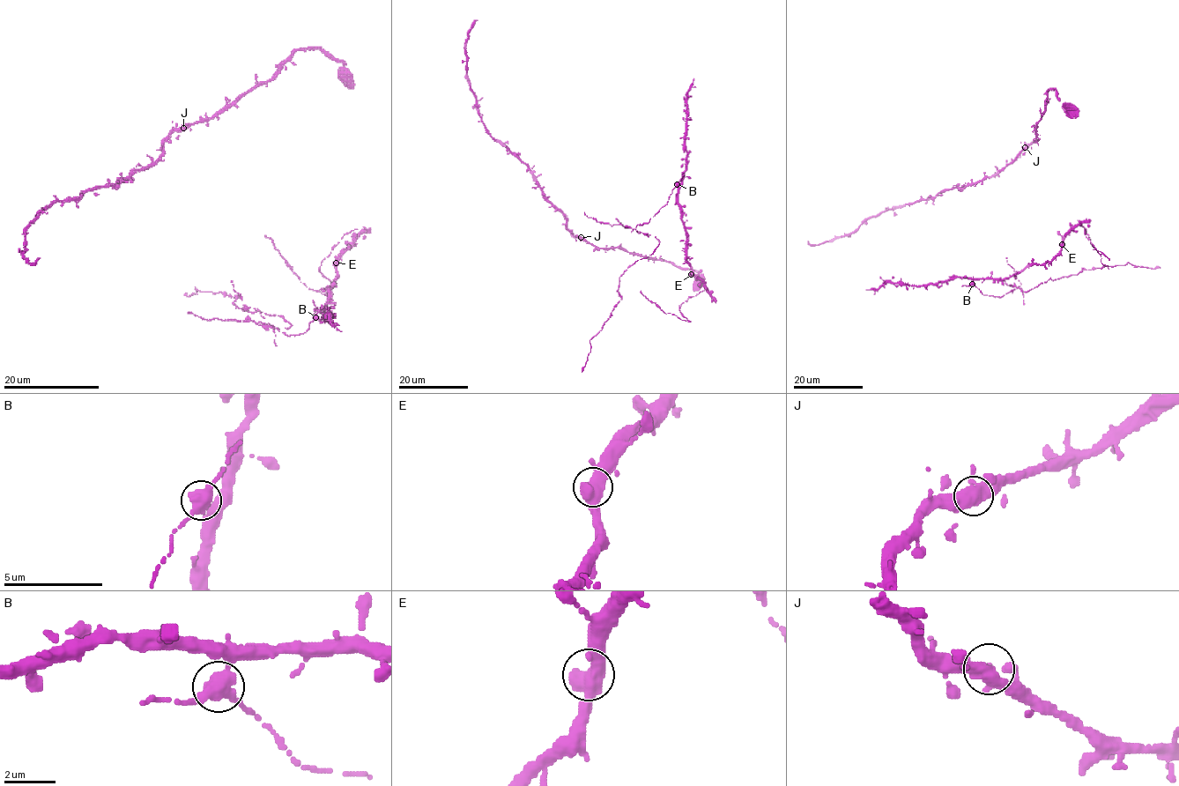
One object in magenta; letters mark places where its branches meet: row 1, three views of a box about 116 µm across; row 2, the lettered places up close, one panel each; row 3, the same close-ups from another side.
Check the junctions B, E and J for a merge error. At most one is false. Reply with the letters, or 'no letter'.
B

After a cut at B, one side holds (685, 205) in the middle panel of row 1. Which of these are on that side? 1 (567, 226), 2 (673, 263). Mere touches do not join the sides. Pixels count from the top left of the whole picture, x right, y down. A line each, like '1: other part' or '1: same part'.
1: same part
2: same part

